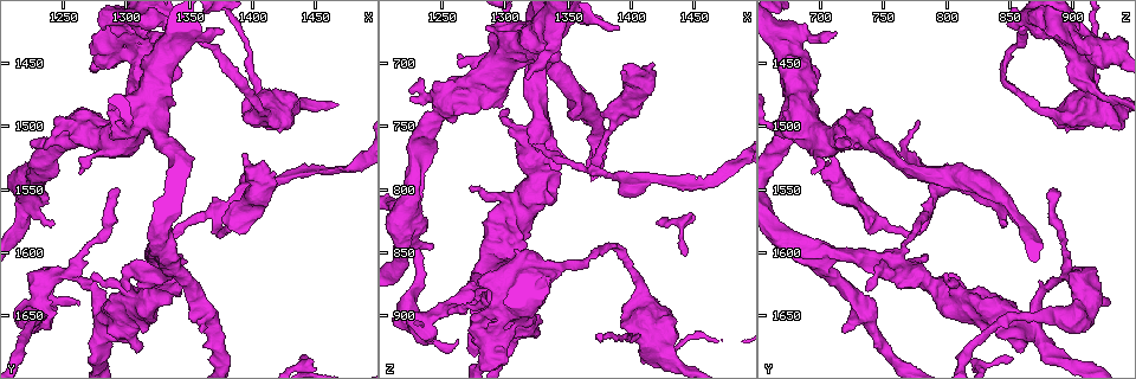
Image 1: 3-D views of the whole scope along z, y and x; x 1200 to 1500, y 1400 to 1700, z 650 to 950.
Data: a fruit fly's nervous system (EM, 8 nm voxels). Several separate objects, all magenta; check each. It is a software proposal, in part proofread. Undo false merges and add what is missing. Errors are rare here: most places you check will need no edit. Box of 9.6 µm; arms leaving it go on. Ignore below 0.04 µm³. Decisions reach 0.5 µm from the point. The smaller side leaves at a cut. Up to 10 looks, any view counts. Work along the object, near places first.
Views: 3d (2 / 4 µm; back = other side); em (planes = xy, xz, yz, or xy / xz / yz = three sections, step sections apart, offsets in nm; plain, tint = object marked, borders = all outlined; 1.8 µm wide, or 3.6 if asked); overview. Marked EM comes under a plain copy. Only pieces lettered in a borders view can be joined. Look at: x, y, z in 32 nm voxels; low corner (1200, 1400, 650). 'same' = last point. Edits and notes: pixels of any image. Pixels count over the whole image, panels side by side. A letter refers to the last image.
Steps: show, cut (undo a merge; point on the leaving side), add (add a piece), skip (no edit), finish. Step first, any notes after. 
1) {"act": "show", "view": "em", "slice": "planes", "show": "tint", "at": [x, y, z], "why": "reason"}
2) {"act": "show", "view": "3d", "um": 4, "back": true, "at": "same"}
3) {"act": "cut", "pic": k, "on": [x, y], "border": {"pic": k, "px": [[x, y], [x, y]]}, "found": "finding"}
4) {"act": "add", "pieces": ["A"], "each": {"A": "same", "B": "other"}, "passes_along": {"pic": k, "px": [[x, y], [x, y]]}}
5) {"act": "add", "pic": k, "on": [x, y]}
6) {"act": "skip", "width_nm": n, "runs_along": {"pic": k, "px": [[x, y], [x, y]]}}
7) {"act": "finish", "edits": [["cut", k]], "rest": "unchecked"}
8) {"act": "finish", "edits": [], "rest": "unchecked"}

{"act": "show", "view": "3d", "um": 4, "back": true, "at": [1412, 1490, 888], "why": "sudden change in width"}

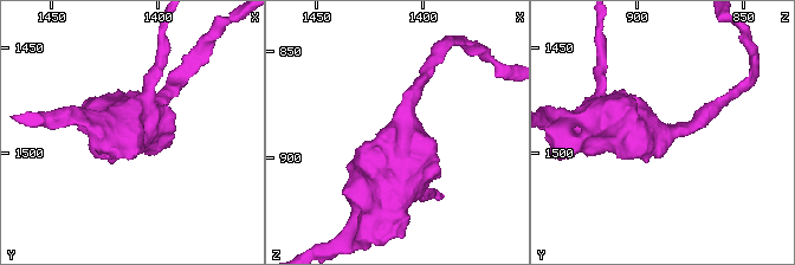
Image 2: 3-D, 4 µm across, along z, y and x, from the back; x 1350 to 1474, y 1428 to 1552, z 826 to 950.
{"act": "show", "view": "em", "slice": "xz", "step": 4, "show": "tint", "at": [1412, 1490, 888]}

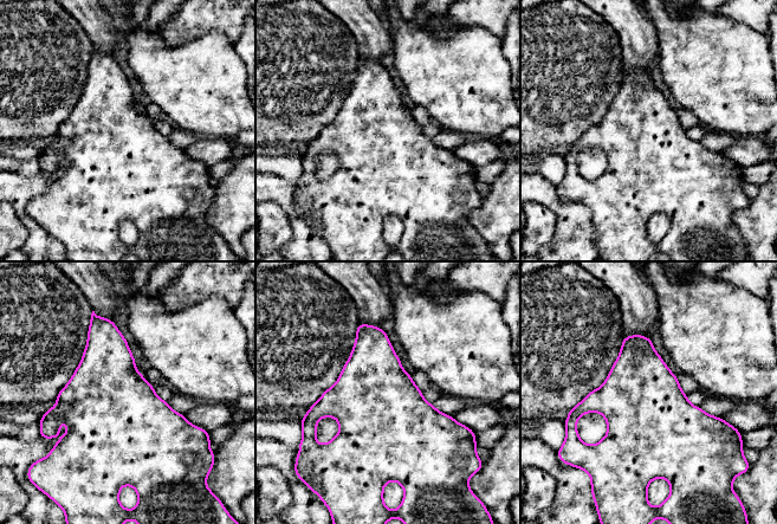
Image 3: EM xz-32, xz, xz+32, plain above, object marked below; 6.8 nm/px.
{"act": "show", "view": "em", "slice": "planes", "show": "borders", "at": "same"}

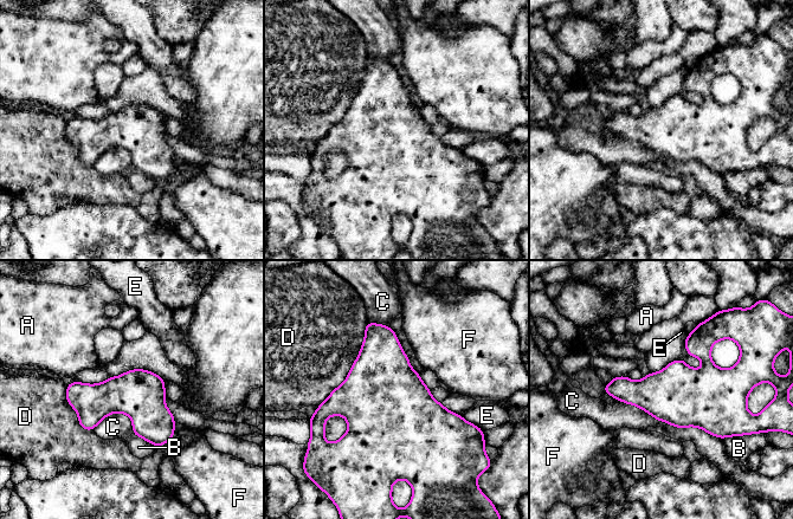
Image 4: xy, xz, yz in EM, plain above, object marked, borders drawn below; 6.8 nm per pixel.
{"act": "skip", "width_nm": 340, "each": {"A": "other", "B": "other", "C": "other", "D": "other", "E": "other", "F": "other"}, "found": "one cell here"}

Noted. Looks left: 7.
{"act": "show", "view": "em", "slice": "planes", "show": "borders", "at": [1316, 1446, 906], "why": "a fork"}

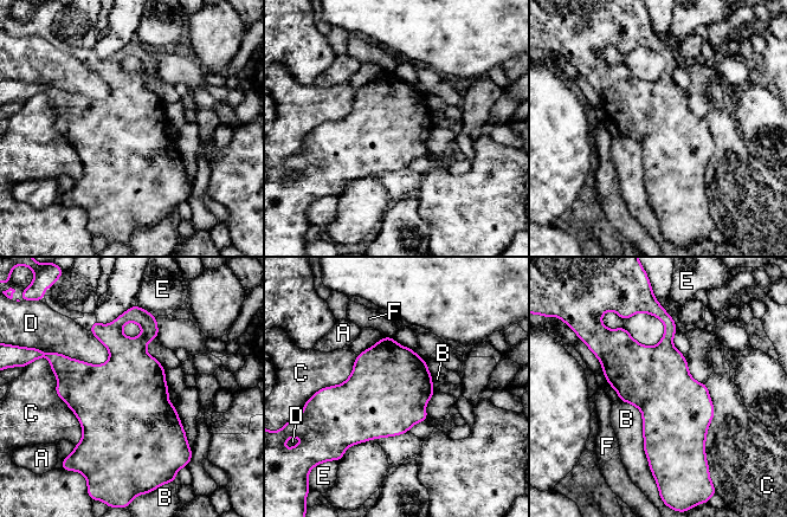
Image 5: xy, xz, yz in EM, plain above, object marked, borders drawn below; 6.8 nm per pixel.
{"act": "skip", "longest_contact_nm": ["C", 550], "each": {"A": "other", "B": "other", "C": "other", "D": "other", "E": "other", "F": "other"}, "border": {"pic": 5, "px": [[619, 399], [642, 413], [651, 471]]}, "found": "continuous, no second cell"}

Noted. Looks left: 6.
{"act": "show", "view": "3d", "um": 4, "at": [1336, 1418, 860]}

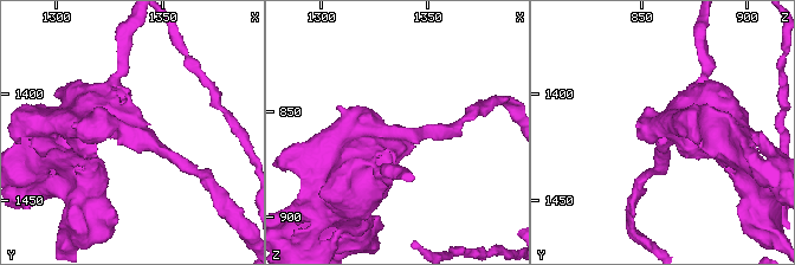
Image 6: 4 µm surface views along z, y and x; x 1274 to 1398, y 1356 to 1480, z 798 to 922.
{"act": "show", "view": "em", "um": 3.6, "slice": "planes", "show": "borders", "at": [1335, 1418, 860], "arm_widths_nm": [190, 650], "why": "shape alone is not enough"}

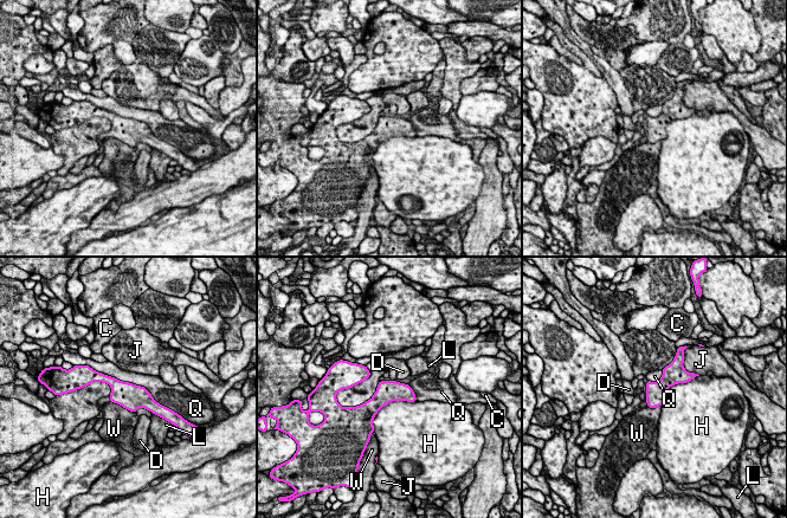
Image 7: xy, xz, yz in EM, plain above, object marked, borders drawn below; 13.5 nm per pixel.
{"act": "skip", "longest_contact_nm": ["Q", 1150], "each": {"C": "other", "D": "other", "H": "other", "J": "other", "L": "other", "Q": "other", "W": "other"}, "border": {"pic": 7, "px": [[90, 367], [142, 386], [162, 406]]}, "found": "all the same cell"}

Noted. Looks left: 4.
{"act": "show", "view": "3d", "um": 4, "at": [1326, 1614, 764], "why": "abrupt turn"}

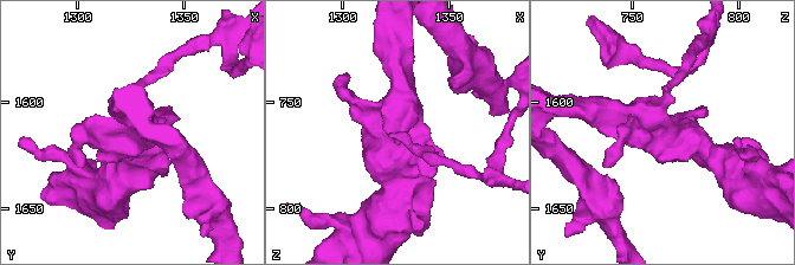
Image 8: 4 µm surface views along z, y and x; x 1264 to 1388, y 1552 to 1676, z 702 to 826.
{"act": "show", "view": "em", "slice": "xz", "step": 8, "show": "tint", "at": [1325, 1615, 764]}

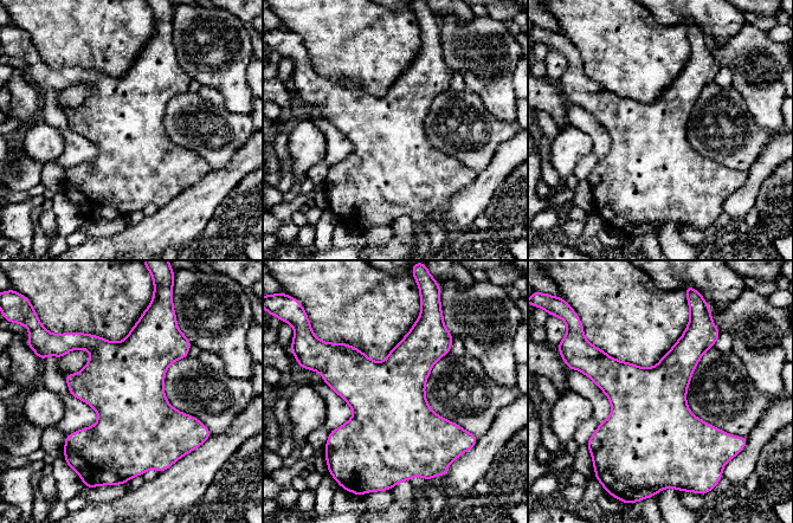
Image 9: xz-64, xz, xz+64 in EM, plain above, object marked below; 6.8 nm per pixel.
{"act": "show", "view": "em", "slice": "planes", "show": "borders", "at": "same"}

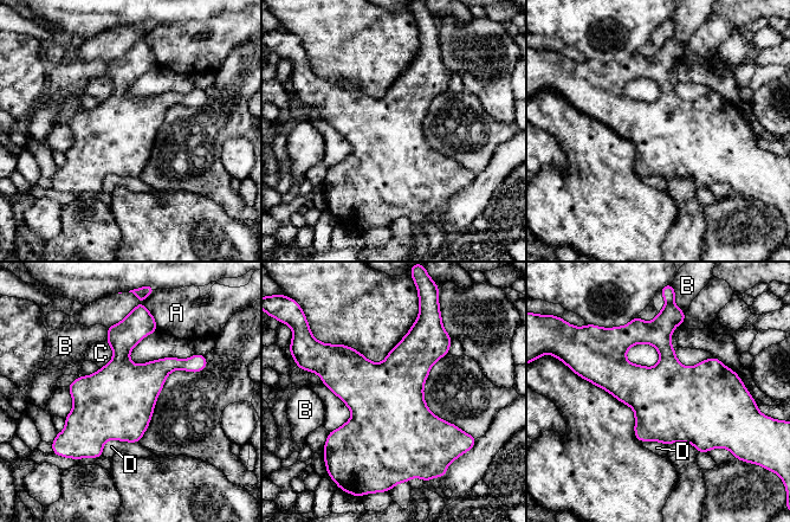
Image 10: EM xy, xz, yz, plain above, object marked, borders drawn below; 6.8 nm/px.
{"act": "skip", "each": {"A": "other", "B": "other", "C": "other", "D": "other"}, "border": {"pic": 10, "px": [[107, 341], [112, 358], [99, 368]]}, "found": "all the same cell"}

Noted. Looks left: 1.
{"act": "finish", "edits": [], "rest": "unchecked"}

